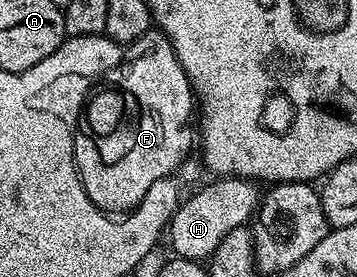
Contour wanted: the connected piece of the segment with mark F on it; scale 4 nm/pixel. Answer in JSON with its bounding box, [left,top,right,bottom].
[74,29,194,213]

